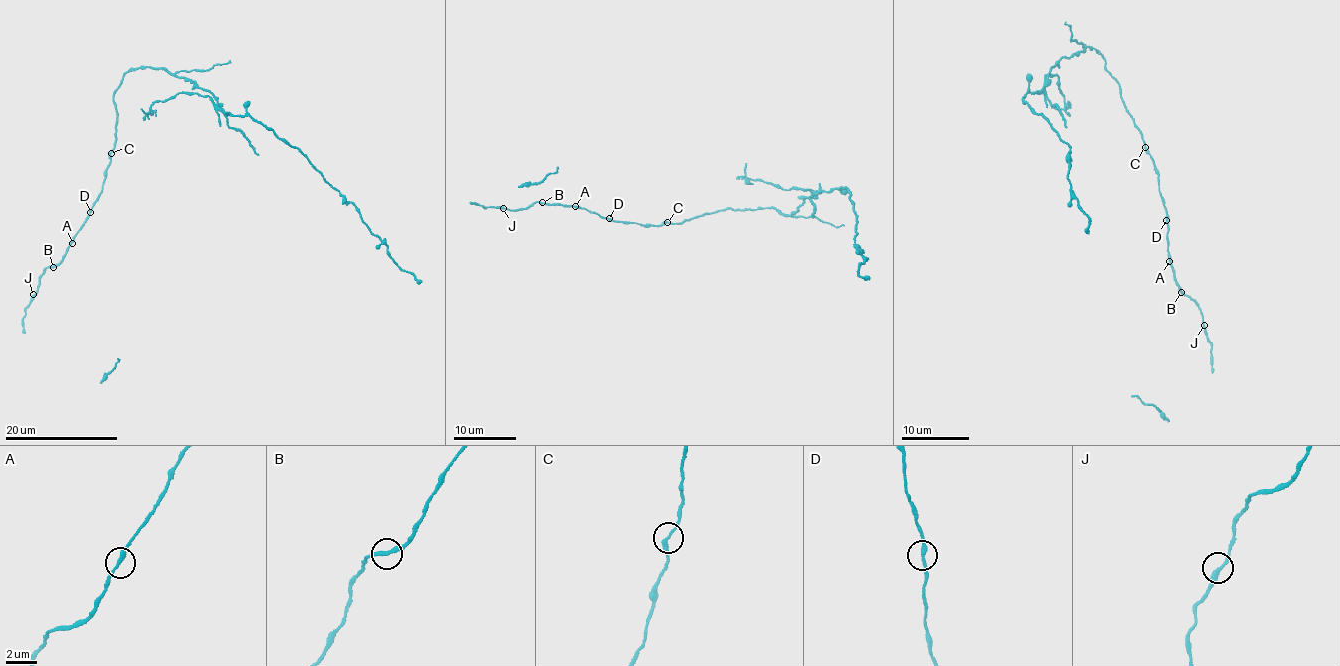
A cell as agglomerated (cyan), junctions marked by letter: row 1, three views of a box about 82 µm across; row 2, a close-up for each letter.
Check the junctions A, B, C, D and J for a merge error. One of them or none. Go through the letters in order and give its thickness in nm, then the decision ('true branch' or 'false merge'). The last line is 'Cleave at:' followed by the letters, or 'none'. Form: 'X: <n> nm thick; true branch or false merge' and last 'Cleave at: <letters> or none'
A: 240 nm thick; true branch
B: 240 nm thick; true branch
C: 240 nm thick; false merge
D: 240 nm thick; true branch
J: 260 nm thick; true branch
Cleave at: C

